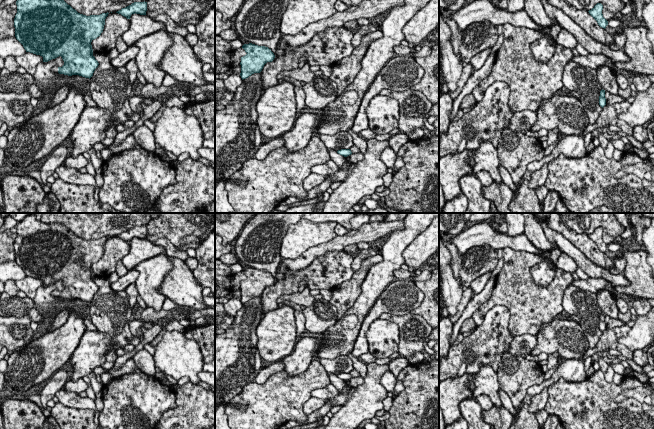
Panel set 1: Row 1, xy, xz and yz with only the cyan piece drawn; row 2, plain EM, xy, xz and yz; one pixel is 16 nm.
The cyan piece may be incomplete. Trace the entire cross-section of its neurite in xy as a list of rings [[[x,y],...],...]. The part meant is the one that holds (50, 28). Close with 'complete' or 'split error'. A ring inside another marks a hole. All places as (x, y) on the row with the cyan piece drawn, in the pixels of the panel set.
[[[17,0],[14,18],[15,37],[26,52],[43,57],[48,62],[59,56],[64,65],[58,73],[68,76],[79,75],[91,78],[99,63],[93,56],[91,42],[103,32],[107,13],[86,16],[78,13],[64,0]]] | complete

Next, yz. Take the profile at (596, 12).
[[[597,3],[588,12],[597,21],[598,25],[605,29],[606,26],[608,25],[608,21],[603,17],[602,10],[603,5],[601,3]]] | complete

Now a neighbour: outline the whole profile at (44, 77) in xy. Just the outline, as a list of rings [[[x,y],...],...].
[[[61,56],[52,59],[48,62],[41,62],[37,65],[36,71],[33,75],[34,82],[39,86],[40,89],[46,93],[51,93],[53,85],[56,83],[59,73],[53,72],[51,69],[54,66],[62,67],[64,61]]]

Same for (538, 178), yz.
[[[540,169],[536,170],[531,175],[531,180],[529,181],[528,187],[530,189],[535,190],[536,188],[545,184],[547,176],[548,176],[548,169]]]

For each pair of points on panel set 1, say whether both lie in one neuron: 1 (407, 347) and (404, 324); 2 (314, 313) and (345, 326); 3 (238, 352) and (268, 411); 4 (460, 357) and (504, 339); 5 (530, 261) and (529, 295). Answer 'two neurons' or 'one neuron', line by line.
1: one neuron
2: two neurons
3: two neurons
4: one neuron
5: one neuron

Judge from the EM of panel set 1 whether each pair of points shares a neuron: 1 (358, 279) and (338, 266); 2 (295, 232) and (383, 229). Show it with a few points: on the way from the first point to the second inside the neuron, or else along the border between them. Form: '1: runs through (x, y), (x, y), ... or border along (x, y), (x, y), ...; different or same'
1: border along (354, 272), (349, 279), (332, 288); different
2: border along (337, 236), (315, 246); different

